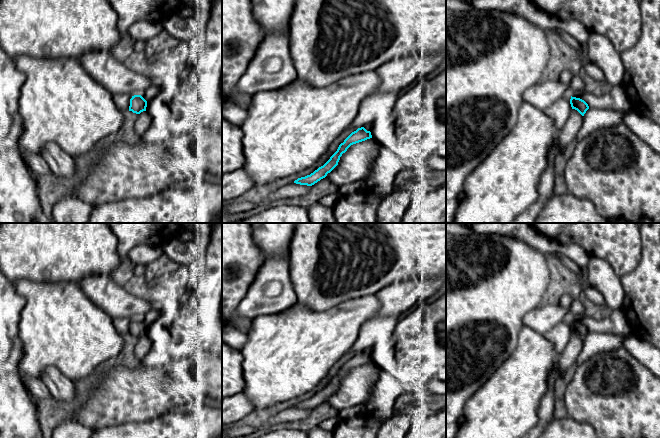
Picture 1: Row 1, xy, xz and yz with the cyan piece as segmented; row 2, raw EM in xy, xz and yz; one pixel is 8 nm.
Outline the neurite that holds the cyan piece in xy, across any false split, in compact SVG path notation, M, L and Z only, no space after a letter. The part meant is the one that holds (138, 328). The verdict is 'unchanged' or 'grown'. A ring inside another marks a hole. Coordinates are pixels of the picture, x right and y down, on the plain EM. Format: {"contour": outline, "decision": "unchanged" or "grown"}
{"contour": "M134 319L130 323L129 335L133 337L140 338L146 335L147 325L141 319Z", "decision": "unchanged"}

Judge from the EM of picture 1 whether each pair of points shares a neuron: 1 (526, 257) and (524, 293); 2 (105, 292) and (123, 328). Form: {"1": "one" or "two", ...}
{"1": "one", "2": "two"}

